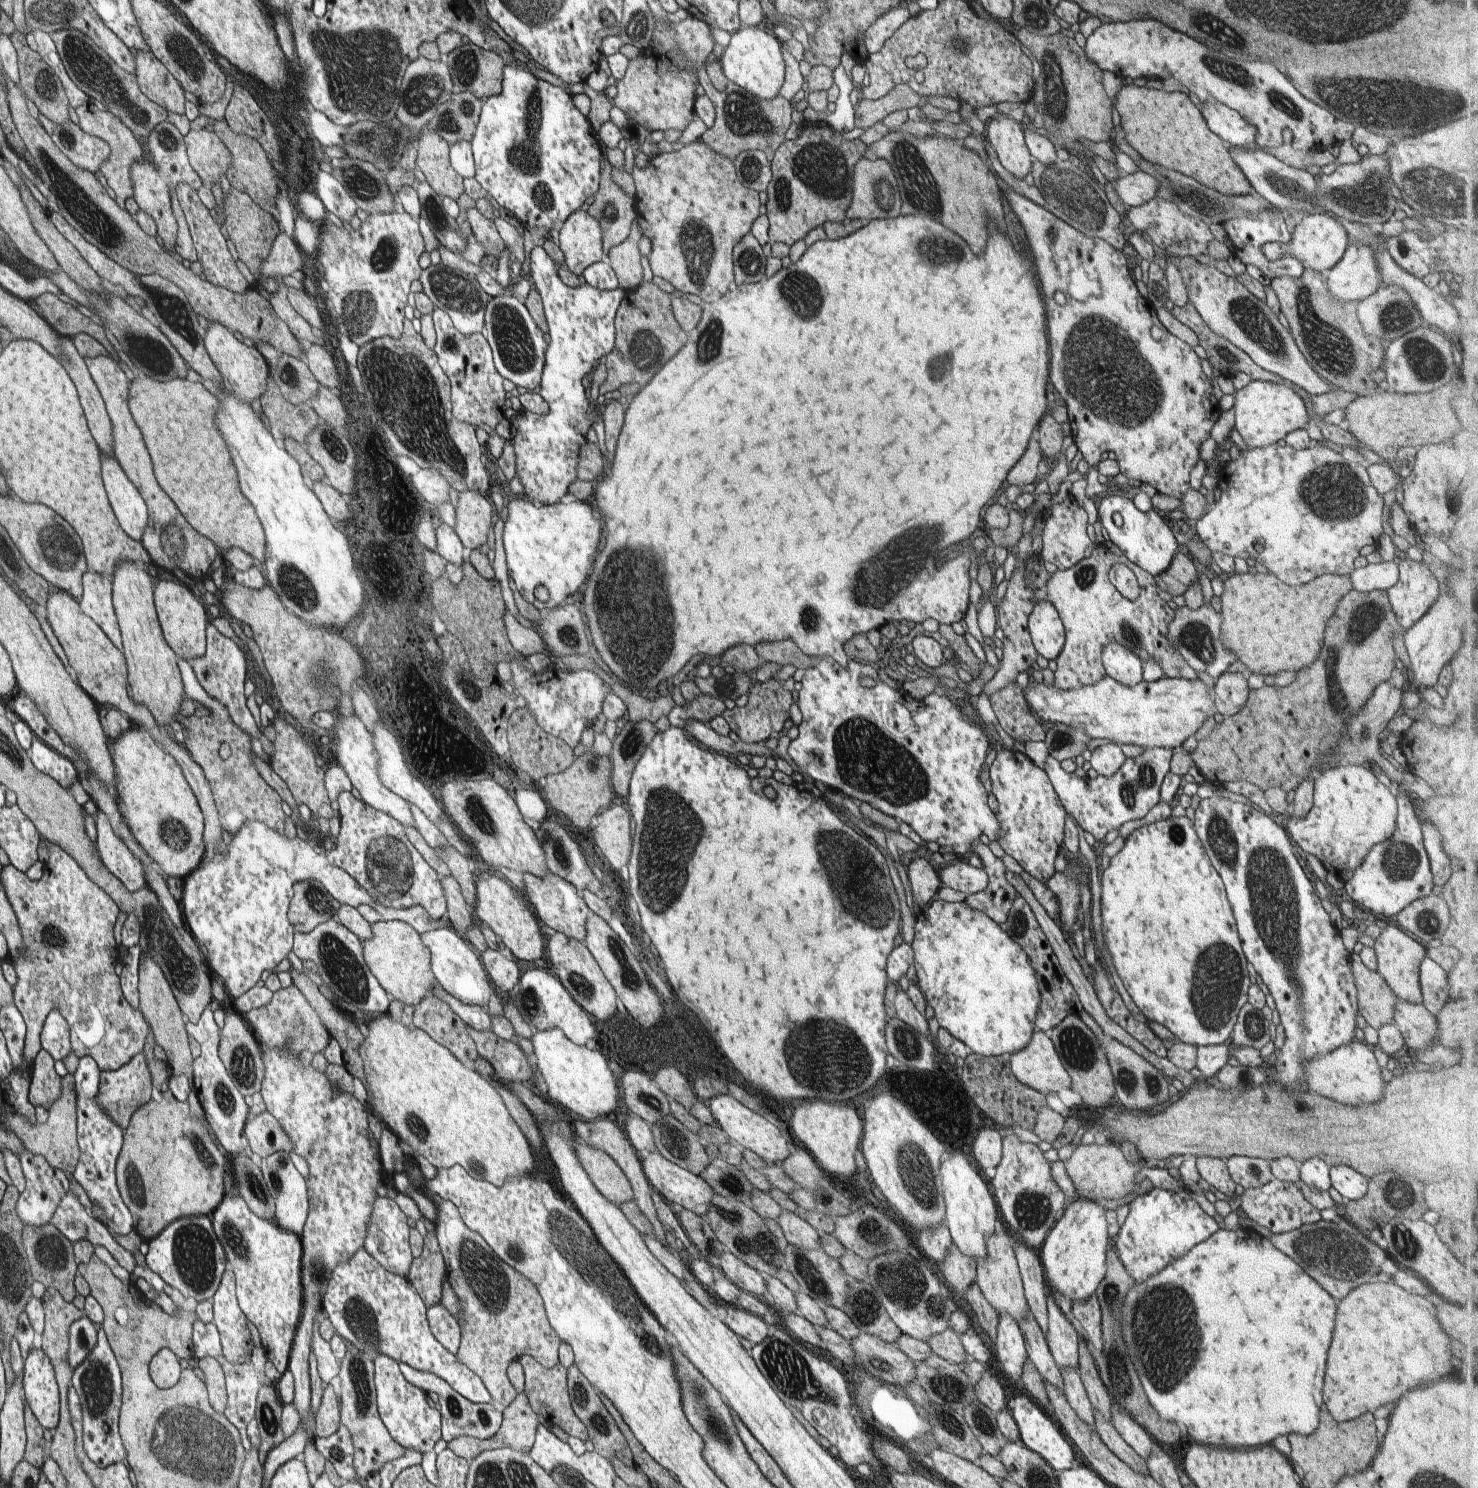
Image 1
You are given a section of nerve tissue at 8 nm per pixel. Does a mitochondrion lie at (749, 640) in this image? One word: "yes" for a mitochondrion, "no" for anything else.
no

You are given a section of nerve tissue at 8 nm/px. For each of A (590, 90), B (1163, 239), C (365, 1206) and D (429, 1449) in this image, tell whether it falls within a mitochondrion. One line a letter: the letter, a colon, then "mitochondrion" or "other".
A: other
B: other
C: other
D: other

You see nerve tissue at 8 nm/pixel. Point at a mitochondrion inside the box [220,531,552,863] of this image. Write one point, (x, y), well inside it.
(297, 588)

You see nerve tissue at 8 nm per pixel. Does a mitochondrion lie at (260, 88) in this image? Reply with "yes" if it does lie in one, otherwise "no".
no

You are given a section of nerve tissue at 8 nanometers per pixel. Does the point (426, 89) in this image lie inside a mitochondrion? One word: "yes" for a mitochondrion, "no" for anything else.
yes

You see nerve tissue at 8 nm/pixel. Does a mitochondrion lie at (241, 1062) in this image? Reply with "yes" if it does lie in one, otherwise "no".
yes

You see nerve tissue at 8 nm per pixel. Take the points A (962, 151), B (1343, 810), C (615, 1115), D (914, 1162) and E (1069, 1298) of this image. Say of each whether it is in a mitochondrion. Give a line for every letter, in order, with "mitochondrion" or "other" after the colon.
A: other
B: other
C: other
D: mitochondrion
E: other

